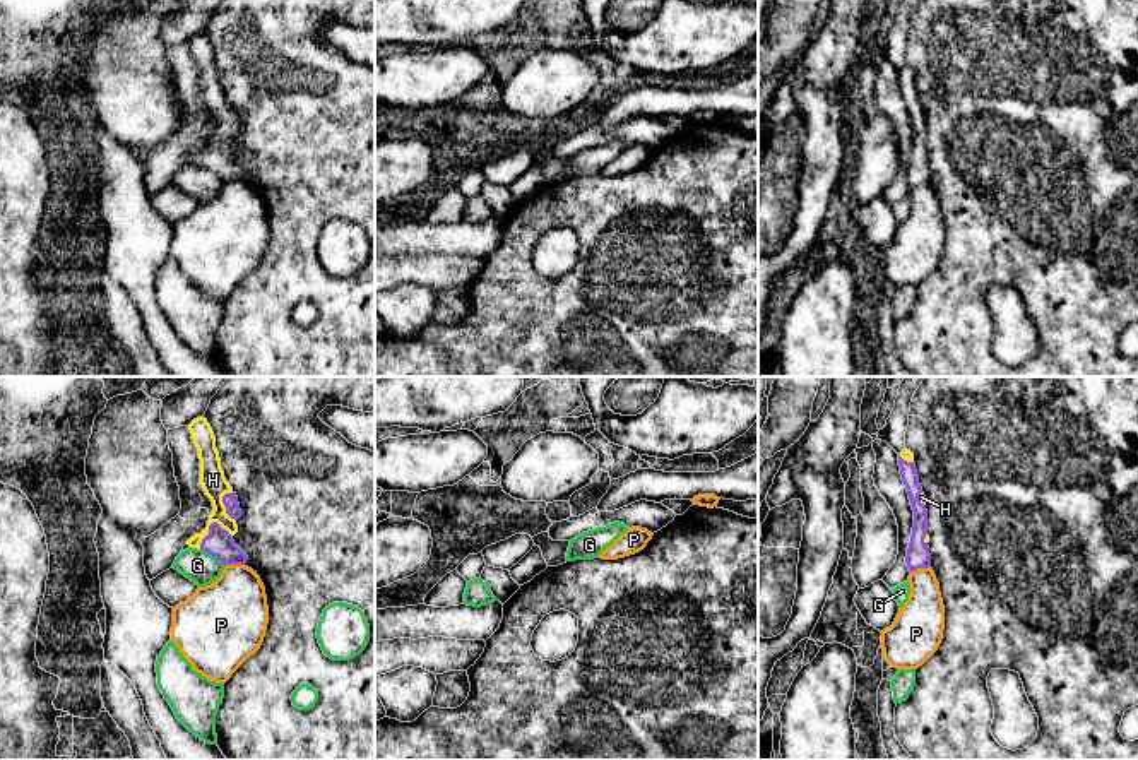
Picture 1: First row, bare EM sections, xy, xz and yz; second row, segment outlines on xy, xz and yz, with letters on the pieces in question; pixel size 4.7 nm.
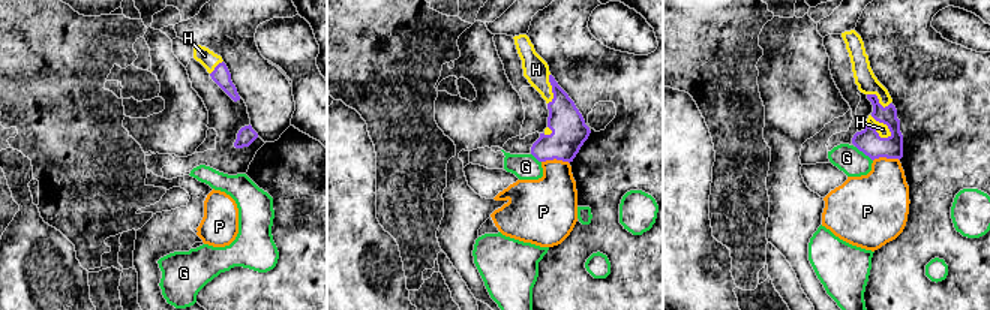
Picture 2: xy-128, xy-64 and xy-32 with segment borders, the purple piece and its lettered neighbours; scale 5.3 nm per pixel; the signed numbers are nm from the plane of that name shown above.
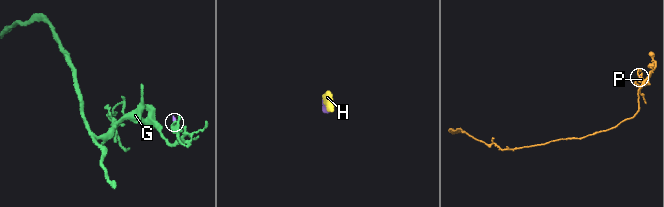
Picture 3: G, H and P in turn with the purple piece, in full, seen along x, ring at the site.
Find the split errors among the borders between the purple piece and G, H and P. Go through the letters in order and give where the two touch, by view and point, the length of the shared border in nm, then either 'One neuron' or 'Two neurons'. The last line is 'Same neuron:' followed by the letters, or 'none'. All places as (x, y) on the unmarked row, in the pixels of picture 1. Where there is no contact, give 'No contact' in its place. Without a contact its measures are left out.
G: Touches purple at xy (213, 172). Shared border 150 nm. Two neurons
H: Touches purple at xy (209, 142). Shared border 170 nm. One neuron
P: Touches purple at xy (233, 180). Shared border 100 nm. Two neurons
Same neuron: H

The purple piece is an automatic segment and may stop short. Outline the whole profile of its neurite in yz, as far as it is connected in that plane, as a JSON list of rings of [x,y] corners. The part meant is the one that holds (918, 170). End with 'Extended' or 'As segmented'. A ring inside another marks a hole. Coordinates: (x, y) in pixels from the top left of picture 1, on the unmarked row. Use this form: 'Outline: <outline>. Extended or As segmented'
Outline: [[[905,65],[900,68],[898,82],[902,98],[907,104],[909,116],[914,127],[914,144],[907,164],[905,180],[909,183],[909,188],[916,188],[917,185],[931,183],[931,171],[928,163],[929,152],[928,152],[926,113],[919,101],[919,92],[914,80],[914,70],[910,67]]]. Extended

